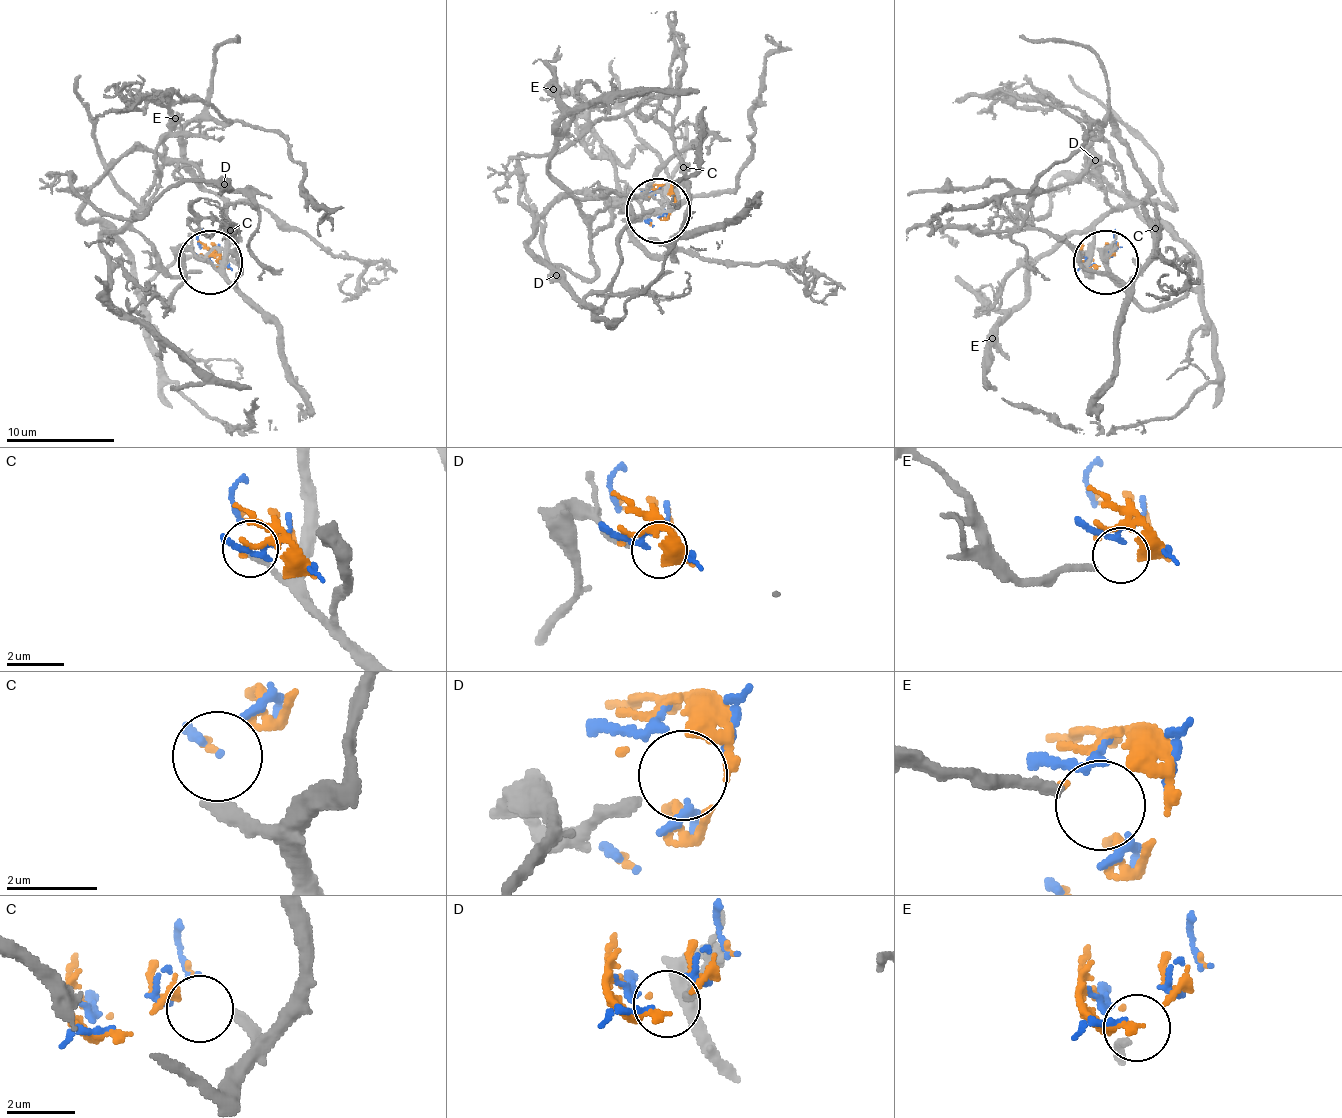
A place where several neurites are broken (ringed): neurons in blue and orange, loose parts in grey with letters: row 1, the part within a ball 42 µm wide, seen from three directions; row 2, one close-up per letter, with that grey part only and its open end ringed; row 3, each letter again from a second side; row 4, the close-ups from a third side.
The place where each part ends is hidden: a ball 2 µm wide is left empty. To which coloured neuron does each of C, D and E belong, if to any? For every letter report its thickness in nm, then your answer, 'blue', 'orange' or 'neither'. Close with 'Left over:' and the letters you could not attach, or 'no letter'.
C: 280 nm thick; neither
D: 260 nm thick; blue
E: 240 nm thick; orange
Left over: C

